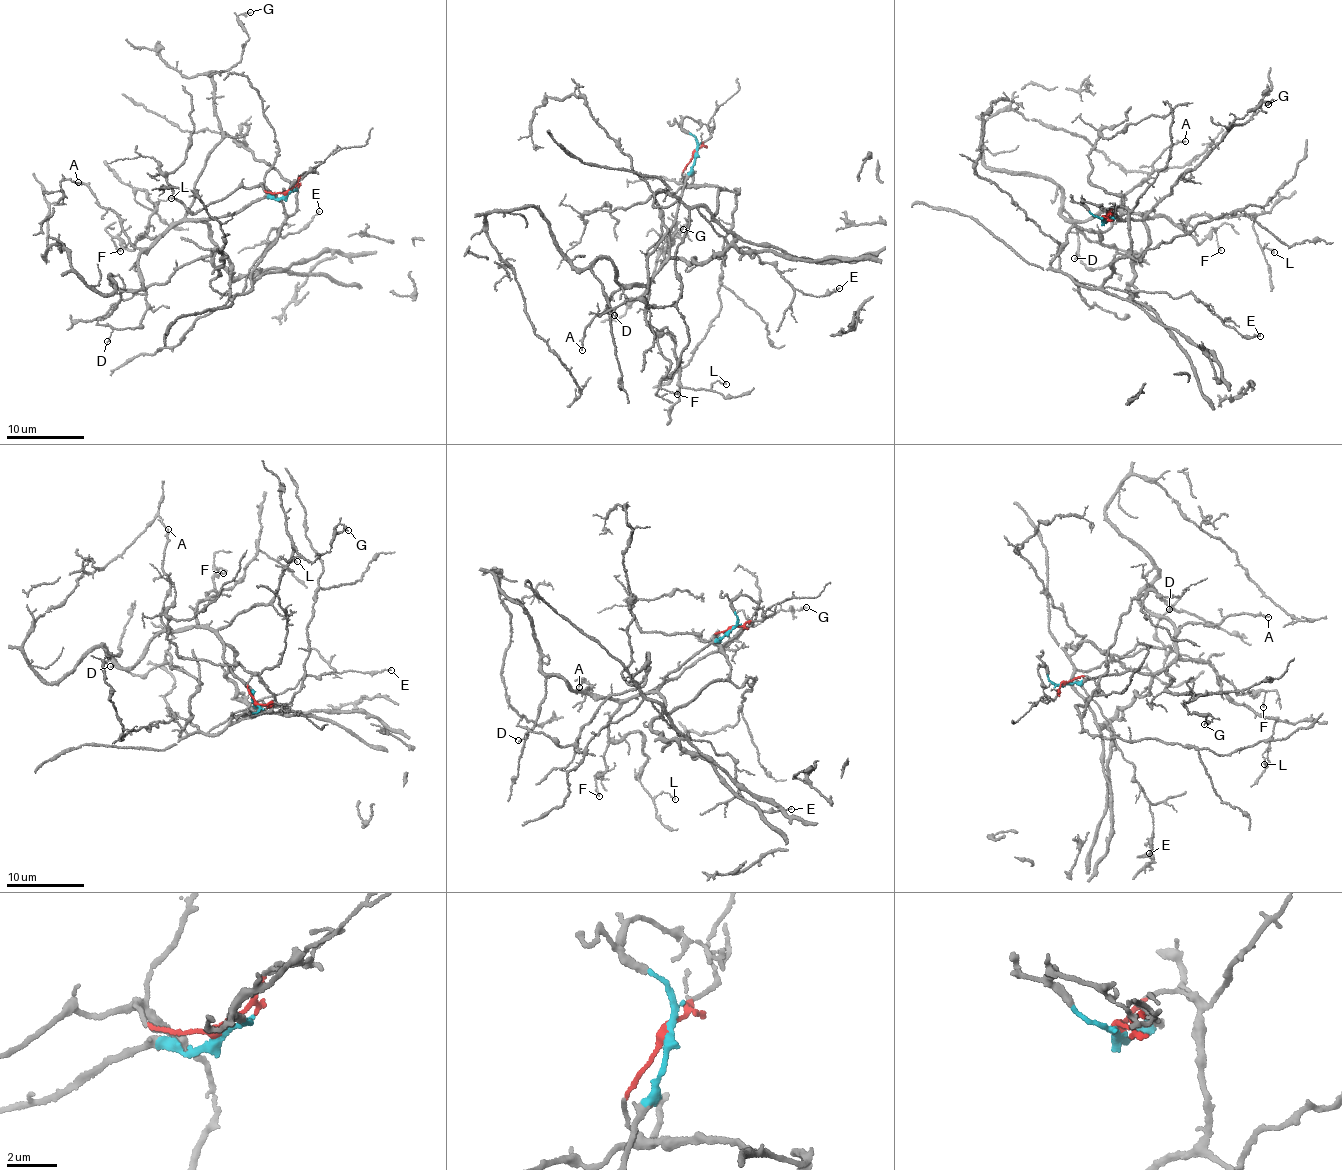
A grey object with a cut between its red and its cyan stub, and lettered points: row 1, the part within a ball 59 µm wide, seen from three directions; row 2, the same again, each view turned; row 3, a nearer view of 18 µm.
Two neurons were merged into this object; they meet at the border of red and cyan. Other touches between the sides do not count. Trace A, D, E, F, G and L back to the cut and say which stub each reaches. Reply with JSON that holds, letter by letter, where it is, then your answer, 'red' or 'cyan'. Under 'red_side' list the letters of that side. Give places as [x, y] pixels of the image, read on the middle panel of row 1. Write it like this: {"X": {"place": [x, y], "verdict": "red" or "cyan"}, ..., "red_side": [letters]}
{"A": {"place": [582, 350], "verdict": "cyan"}, "D": {"place": [614, 315], "verdict": "red"}, "E": {"place": [839, 288], "verdict": "red"}, "F": {"place": [677, 394], "verdict": "cyan"}, "G": {"place": [683, 229], "verdict": "cyan"}, "L": {"place": [726, 384], "verdict": "cyan"}, "red_side": ["D", "E"]}

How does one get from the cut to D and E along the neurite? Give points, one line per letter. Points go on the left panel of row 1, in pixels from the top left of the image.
D: (287, 193), (260, 185), (285, 217), (249, 291), (230, 297), (215, 247), (147, 288), (139, 326), (107, 342)
E: (287, 193), (260, 185), (282, 203), (285, 217), (247, 285), (274, 229), (284, 237), (320, 212)

